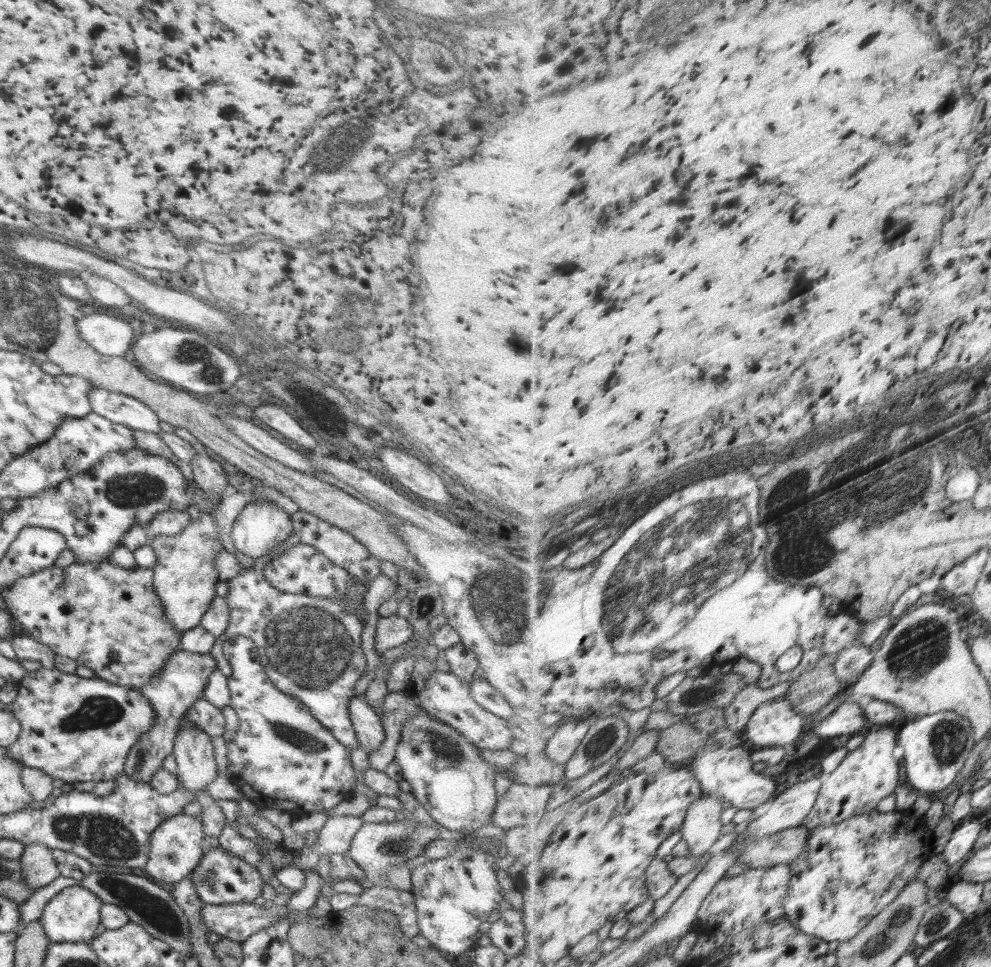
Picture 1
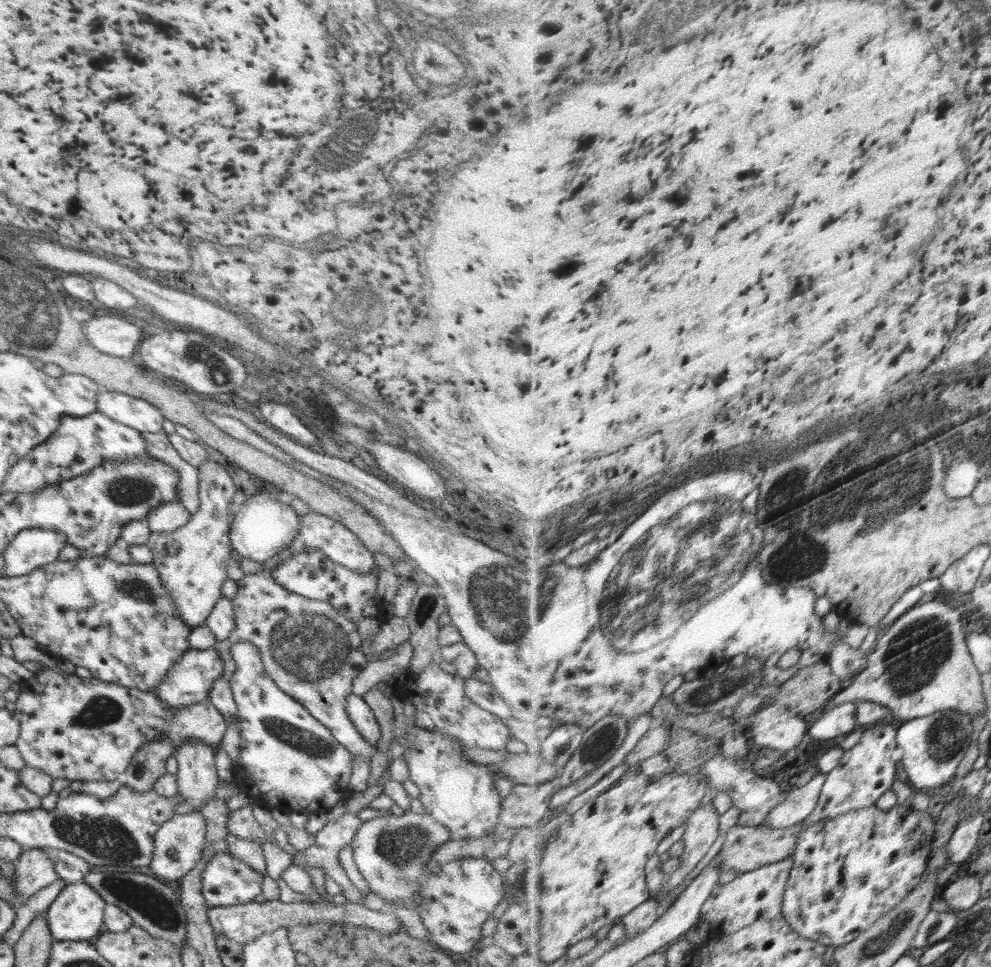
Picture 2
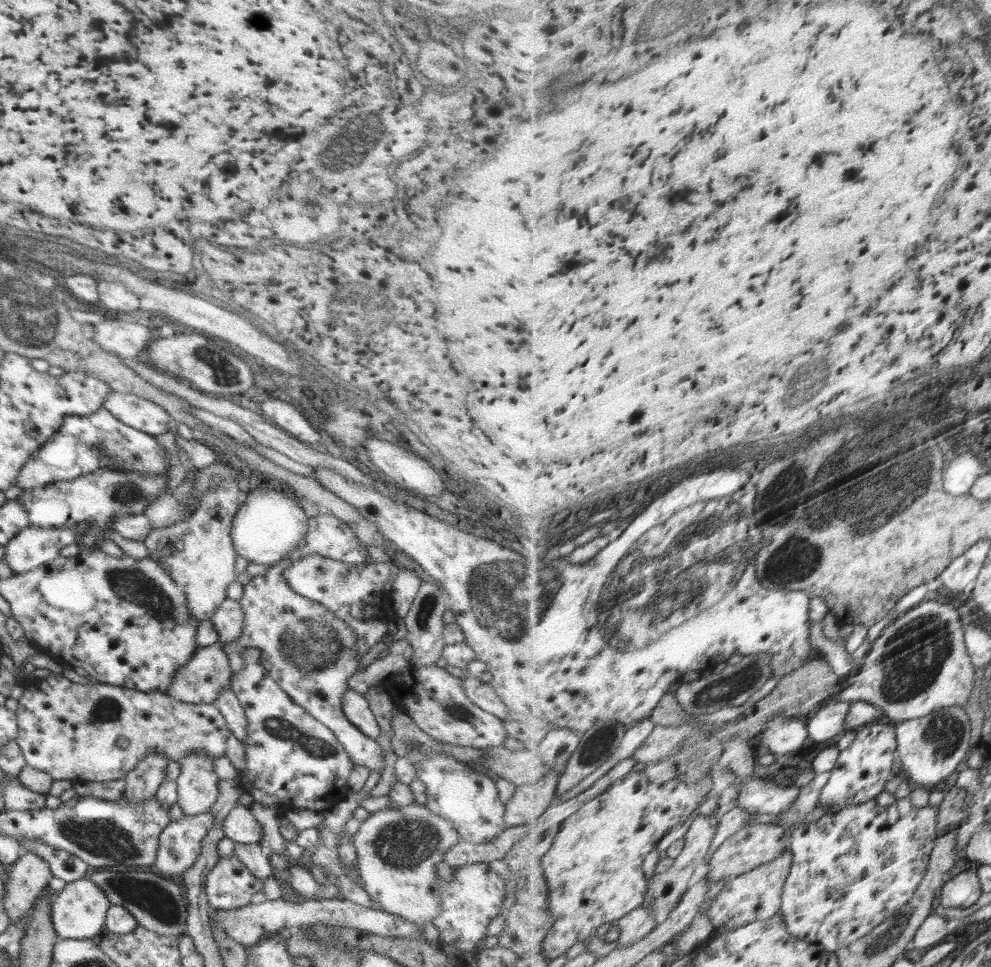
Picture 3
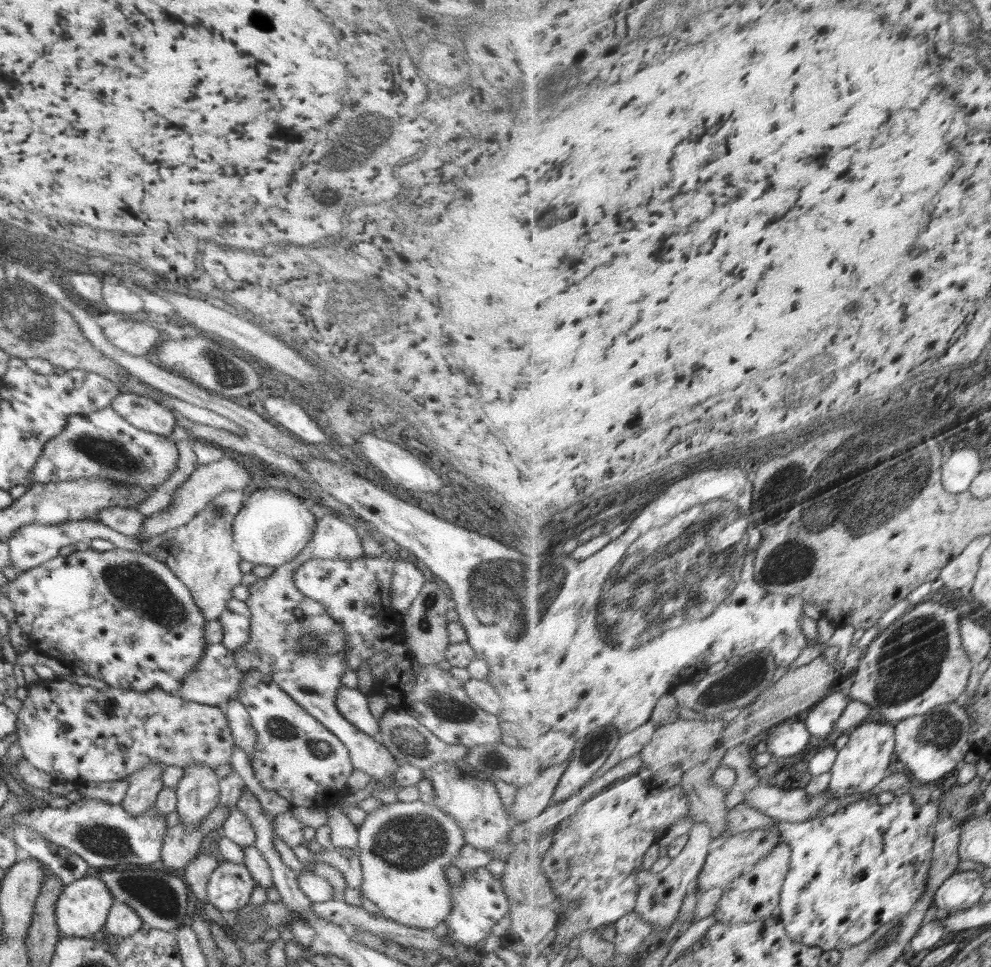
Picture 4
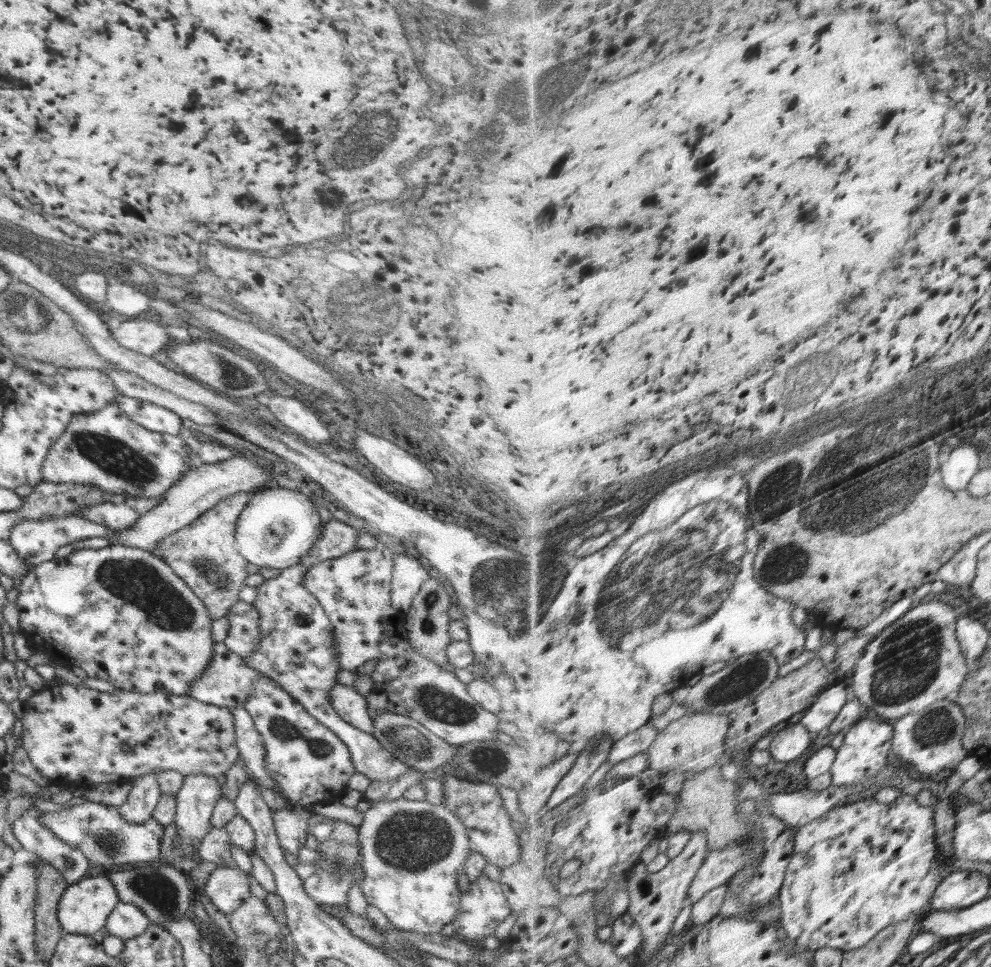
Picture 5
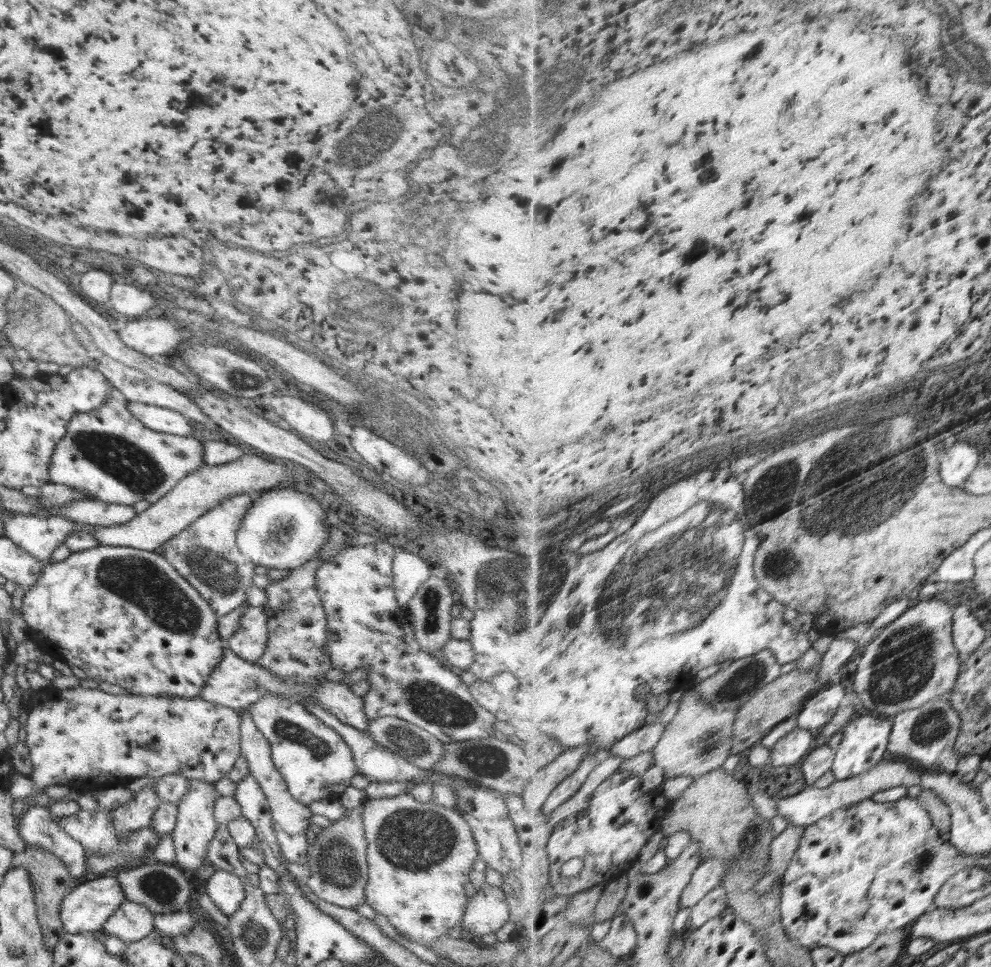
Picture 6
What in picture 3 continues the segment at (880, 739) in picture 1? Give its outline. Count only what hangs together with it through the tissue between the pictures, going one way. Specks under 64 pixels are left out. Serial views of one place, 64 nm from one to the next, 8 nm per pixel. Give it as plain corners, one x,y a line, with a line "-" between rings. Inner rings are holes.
879,721
861,728
856,740
842,752
839,764
832,770
830,782
821,799
822,808
829,808
828,815
842,813
846,808
870,803
886,792
886,784
896,778
894,760
898,757
897,725

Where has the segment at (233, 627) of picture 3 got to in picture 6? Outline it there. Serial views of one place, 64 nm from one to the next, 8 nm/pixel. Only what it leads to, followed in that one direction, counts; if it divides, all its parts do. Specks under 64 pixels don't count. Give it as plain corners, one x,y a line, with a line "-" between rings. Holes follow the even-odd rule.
246,605
240,615
240,625
227,640
230,650
240,658
256,664
264,655
268,641
268,614
263,607

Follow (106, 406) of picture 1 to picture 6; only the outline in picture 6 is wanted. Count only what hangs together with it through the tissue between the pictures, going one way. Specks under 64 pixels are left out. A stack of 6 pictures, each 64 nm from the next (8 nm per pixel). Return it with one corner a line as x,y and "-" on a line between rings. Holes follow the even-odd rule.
130,402
126,404
130,414
140,420
146,428
156,432
165,432
176,436
188,436
194,434
194,428
188,423
188,418
168,408
143,404
142,402

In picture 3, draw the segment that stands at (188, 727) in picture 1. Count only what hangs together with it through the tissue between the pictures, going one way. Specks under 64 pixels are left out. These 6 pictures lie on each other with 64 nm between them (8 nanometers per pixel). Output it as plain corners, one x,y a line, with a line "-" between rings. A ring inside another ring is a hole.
189,752
178,763
177,804
186,816
210,811
219,796
219,779
206,752

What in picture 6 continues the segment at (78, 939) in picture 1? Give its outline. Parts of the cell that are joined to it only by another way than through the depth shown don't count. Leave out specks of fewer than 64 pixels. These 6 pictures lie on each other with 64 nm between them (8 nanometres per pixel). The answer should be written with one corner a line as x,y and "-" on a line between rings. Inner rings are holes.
99,876
93,880
85,880
78,886
70,889
66,897
62,899
60,907
60,918
64,928
68,933
90,935
96,930
102,930
106,919
120,906
126,899
122,886
116,878

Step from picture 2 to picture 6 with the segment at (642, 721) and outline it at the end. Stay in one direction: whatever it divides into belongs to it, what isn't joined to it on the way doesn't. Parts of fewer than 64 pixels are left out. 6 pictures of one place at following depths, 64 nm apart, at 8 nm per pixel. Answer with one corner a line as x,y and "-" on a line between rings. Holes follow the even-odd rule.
652,723
645,725
641,730
626,736
623,740
616,743
611,751
613,756
621,761
633,758
647,751
652,751
658,747
666,733
667,726

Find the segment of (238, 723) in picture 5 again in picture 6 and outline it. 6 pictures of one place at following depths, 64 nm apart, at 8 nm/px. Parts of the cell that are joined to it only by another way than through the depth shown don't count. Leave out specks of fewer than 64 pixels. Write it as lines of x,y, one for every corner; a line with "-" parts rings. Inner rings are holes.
246,710
240,711
239,713
239,730
241,735
239,746
241,756
248,766
249,775
256,780
256,783
260,786
267,799
273,820
274,833
276,833
277,843
278,847
280,847
282,857
290,863
306,865
308,858
306,831
310,828
309,819
313,814
305,805
299,804
289,796
284,780
274,769
270,755
270,746
267,740
257,730
255,722
252,721
252,718

